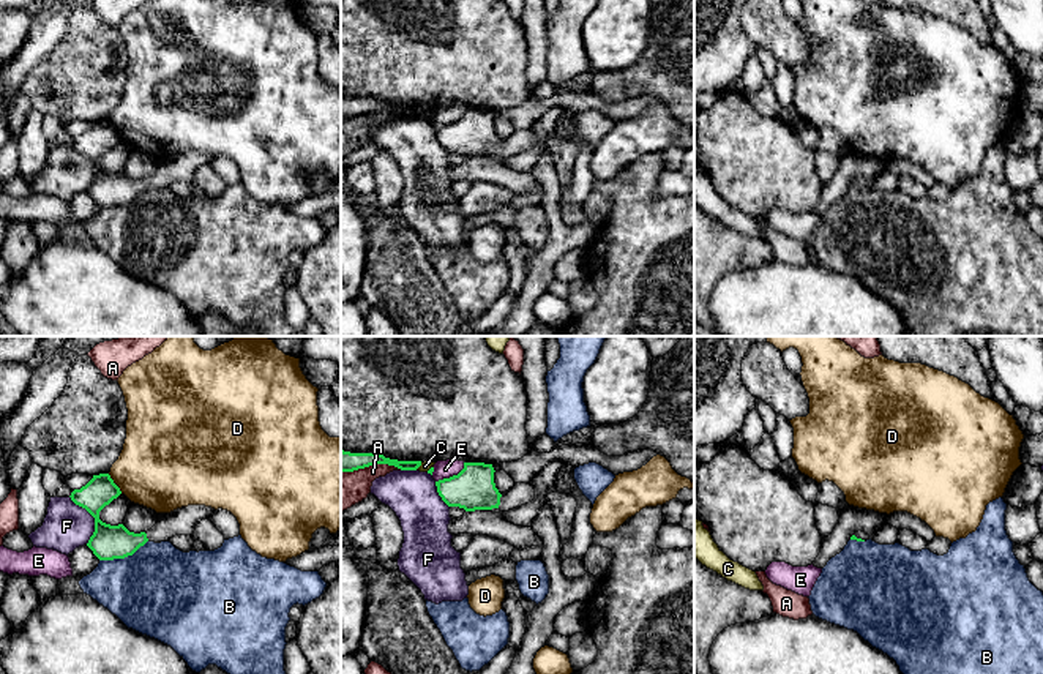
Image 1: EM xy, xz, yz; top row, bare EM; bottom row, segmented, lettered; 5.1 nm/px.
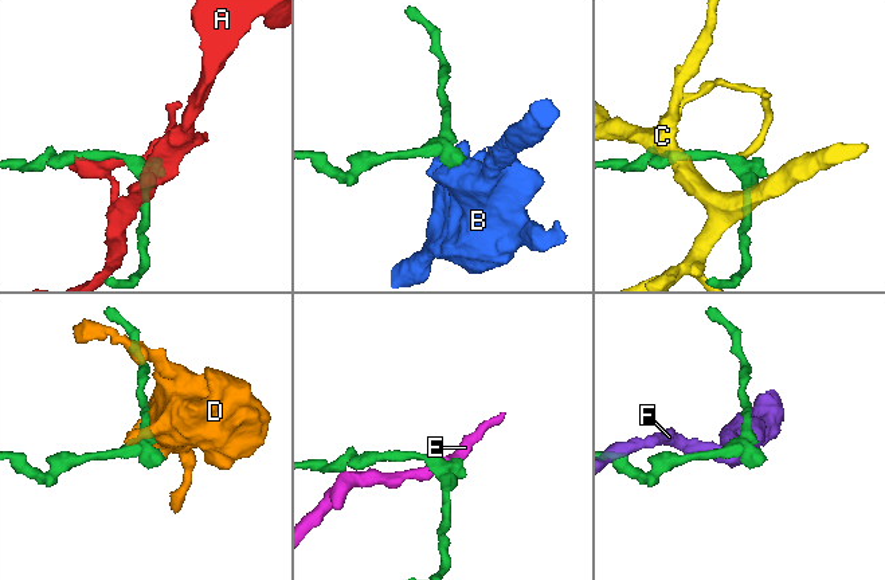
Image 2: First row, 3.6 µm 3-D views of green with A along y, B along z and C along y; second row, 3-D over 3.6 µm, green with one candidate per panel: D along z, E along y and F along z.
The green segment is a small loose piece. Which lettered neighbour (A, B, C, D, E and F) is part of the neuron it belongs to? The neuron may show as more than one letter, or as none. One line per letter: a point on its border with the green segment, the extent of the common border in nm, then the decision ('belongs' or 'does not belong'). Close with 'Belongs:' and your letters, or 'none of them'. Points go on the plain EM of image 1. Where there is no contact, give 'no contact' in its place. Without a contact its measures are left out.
A: xz (371, 111) | 320 nm | does not belong
B: xy (123, 204) | 260 nm | does not belong
C: xz (418, 112) | 50 nm | does not belong
D: xy (114, 130) | 130 nm | does not belong
E: xz (453, 122) | 180 nm | does not belong
F: xy (93, 163) | 260 nm | does not belong
Belongs: none of them

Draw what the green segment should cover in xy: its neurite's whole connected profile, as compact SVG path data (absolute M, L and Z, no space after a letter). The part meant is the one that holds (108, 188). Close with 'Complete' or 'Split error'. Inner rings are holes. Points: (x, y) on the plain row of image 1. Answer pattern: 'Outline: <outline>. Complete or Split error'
Outline: M109 120L93 125L71 139L71 147L95 164L95 178L87 193L99 207L125 205L133 202L147 188L170 188L175 182L193 182L202 166L208 166L215 155L188 152L170 159L159 159L156 170L140 180L129 178L123 170L110 172L99 166L99 158L121 140Z. Split error

